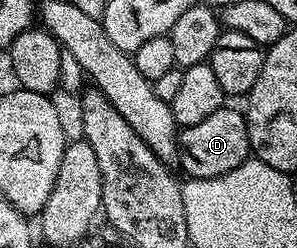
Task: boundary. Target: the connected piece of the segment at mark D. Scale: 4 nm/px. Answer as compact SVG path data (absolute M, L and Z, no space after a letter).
M230 104L223 105L221 110L212 112L212 116L202 121L201 124L181 127L178 135L177 165L182 165L182 170L190 178L215 178L224 176L224 172L232 172L232 168L240 168L246 159L251 157L250 137L246 127L246 116L241 109L233 110Z

